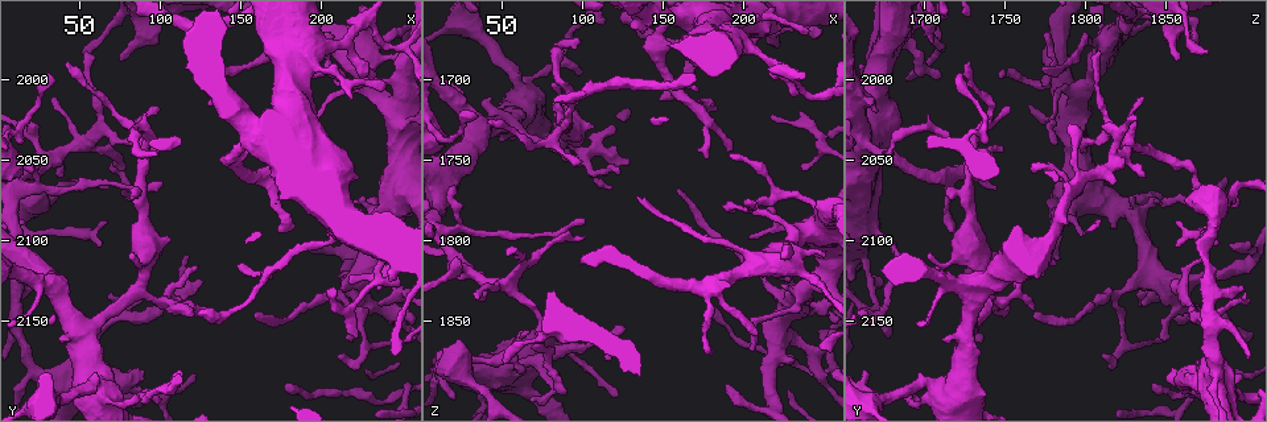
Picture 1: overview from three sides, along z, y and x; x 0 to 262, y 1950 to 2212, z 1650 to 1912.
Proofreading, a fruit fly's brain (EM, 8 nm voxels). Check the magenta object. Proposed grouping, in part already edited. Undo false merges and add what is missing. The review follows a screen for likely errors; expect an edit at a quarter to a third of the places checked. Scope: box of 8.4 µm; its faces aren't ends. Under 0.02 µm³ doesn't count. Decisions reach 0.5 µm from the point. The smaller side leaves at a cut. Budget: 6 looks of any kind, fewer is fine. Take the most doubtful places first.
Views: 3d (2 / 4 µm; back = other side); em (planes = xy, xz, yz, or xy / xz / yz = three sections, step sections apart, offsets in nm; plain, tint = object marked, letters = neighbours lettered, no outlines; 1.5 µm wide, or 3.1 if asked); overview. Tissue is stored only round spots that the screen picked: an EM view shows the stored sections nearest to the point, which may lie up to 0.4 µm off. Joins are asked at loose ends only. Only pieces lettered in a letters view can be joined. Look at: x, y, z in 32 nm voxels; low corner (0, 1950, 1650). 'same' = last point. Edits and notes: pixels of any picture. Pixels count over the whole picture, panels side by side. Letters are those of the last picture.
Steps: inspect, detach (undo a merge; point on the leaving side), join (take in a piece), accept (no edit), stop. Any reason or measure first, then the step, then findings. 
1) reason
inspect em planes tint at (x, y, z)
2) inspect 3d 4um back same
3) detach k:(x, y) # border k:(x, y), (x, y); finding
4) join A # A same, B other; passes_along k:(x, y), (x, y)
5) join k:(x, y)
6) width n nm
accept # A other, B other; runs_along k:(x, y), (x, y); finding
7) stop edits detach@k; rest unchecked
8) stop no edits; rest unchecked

inspect 3d 2um at (54, 1982, 1874)

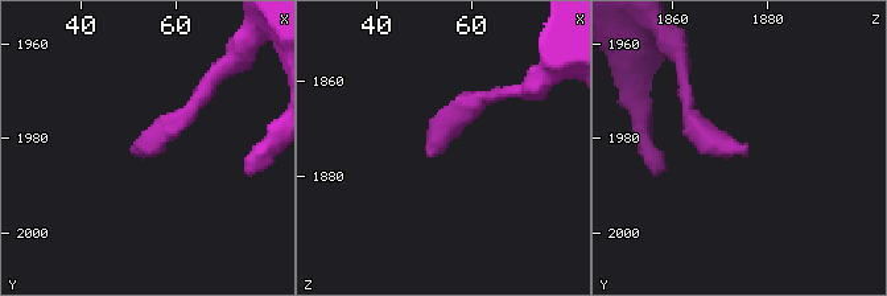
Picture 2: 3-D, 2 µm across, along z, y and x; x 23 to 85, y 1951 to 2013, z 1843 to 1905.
need the tissue
inspect em planes letters at (52, 1984, 1876)

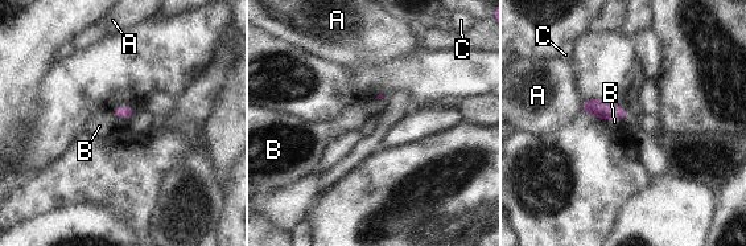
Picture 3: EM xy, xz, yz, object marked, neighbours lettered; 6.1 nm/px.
longest_contact B 130 nm
accept # A other, B other, C other; border 3:(626, 119), (609, 118), (606, 121); no lettered piece goes on from it

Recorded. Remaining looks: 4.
calibre changes
inspect em xy step 4 tint at (212, 2010, 1782)

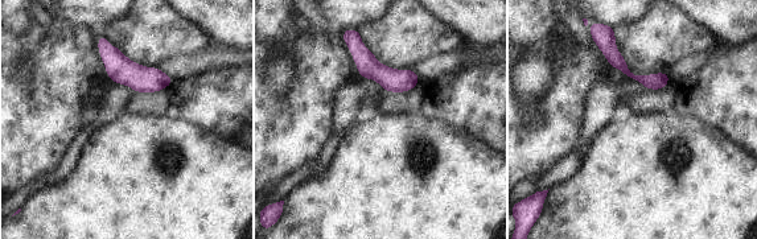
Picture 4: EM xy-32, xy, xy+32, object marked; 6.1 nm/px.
inspect em planes tint same

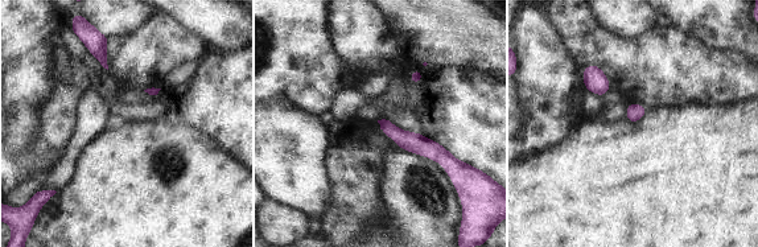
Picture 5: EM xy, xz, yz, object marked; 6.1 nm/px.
inspect em planes letters same

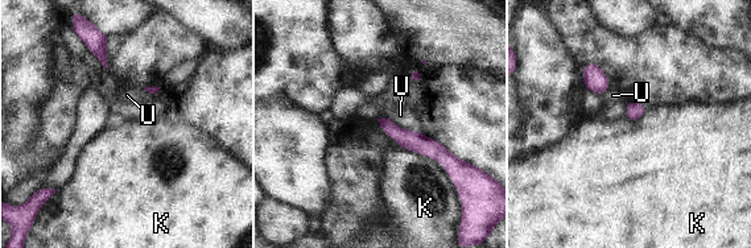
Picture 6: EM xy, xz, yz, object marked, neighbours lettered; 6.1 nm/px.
accept # K other, U other; border 6:(400, 147), (434, 158), (452, 178); one cell here

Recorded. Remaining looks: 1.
stop no edits; rest unchecked

